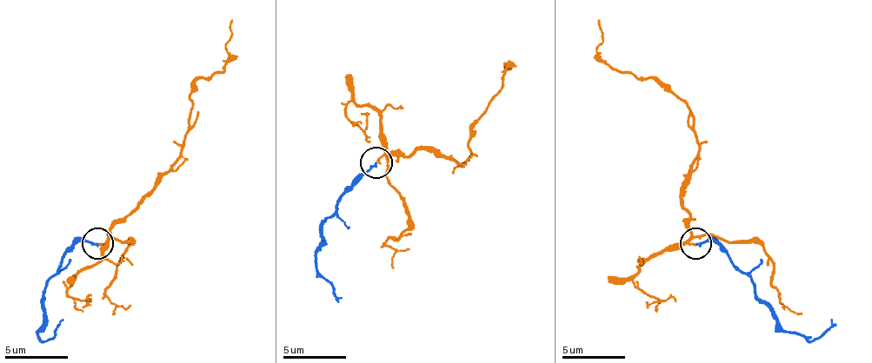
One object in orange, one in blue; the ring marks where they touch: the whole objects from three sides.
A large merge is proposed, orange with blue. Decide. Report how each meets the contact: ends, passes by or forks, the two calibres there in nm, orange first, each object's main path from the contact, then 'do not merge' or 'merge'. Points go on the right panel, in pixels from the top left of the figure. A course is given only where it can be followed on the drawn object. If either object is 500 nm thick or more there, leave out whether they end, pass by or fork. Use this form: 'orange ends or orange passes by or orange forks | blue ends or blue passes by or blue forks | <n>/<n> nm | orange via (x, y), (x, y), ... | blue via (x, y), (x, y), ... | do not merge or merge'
orange passes by | blue ends | 120/160 nm | orange via (695, 244), (682, 207), (695, 122), (651, 77), (597, 55), (597, 20) | blue via (695, 244), (714, 240), (752, 279), (755, 294), (783, 329), (805, 335), (815, 342), (830, 320) | merge

